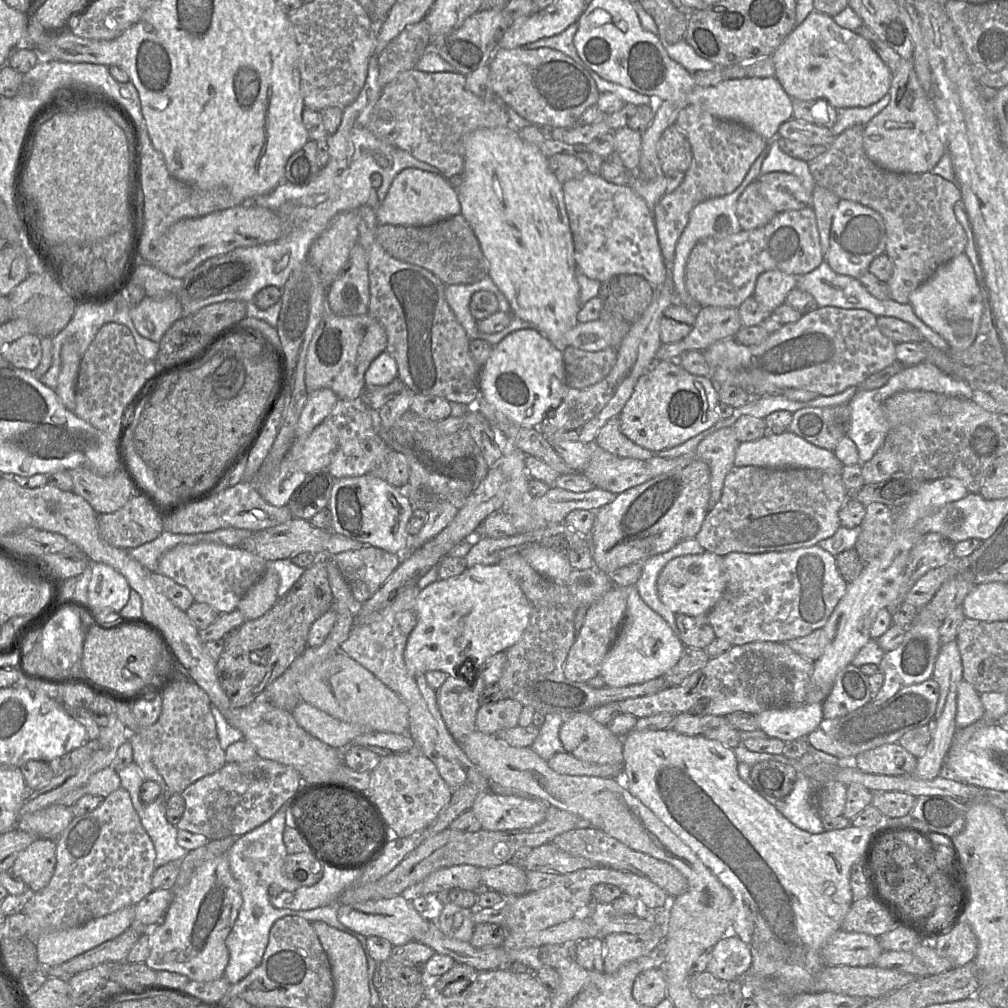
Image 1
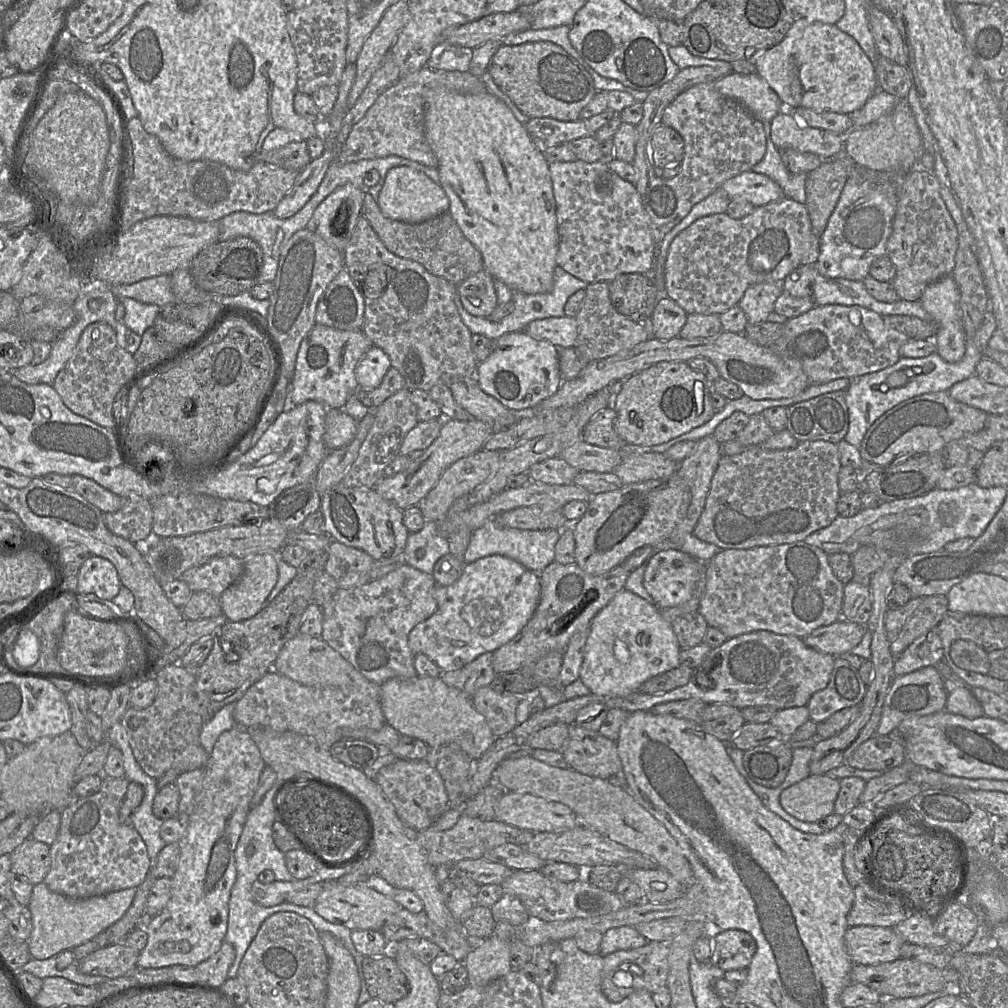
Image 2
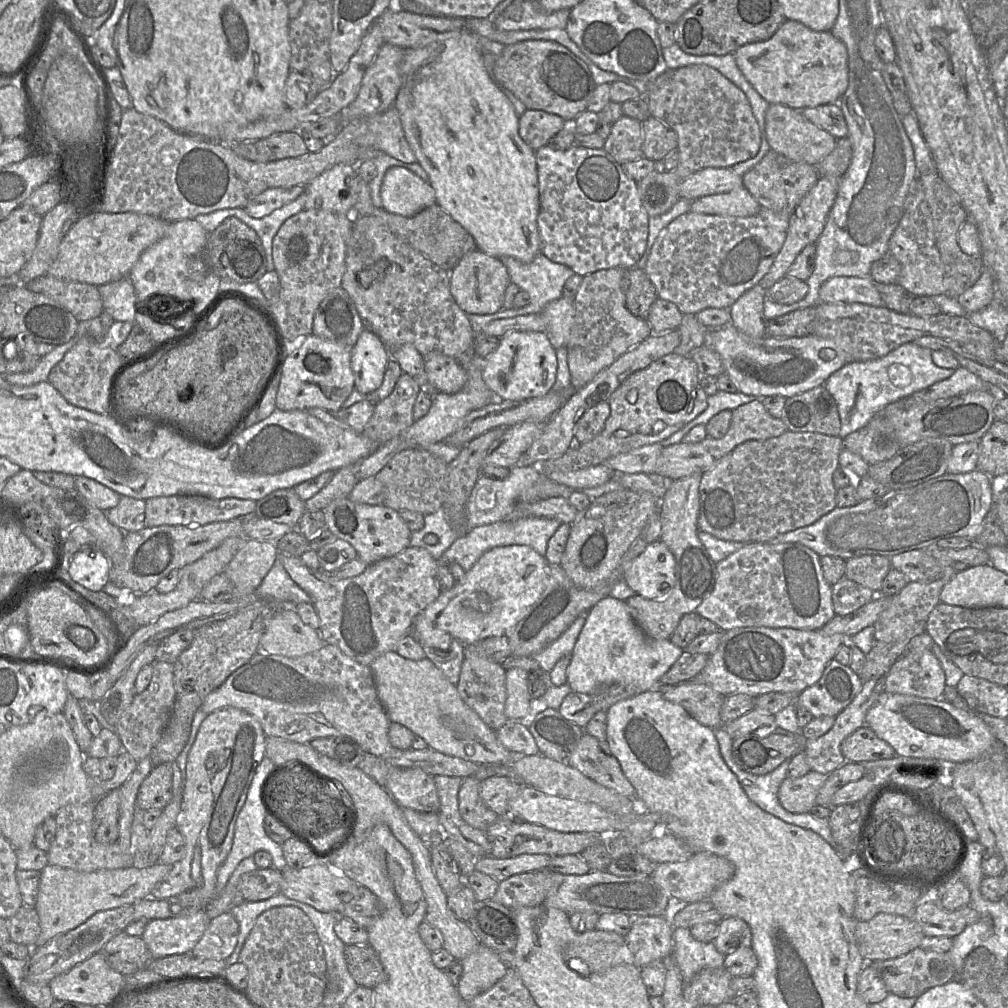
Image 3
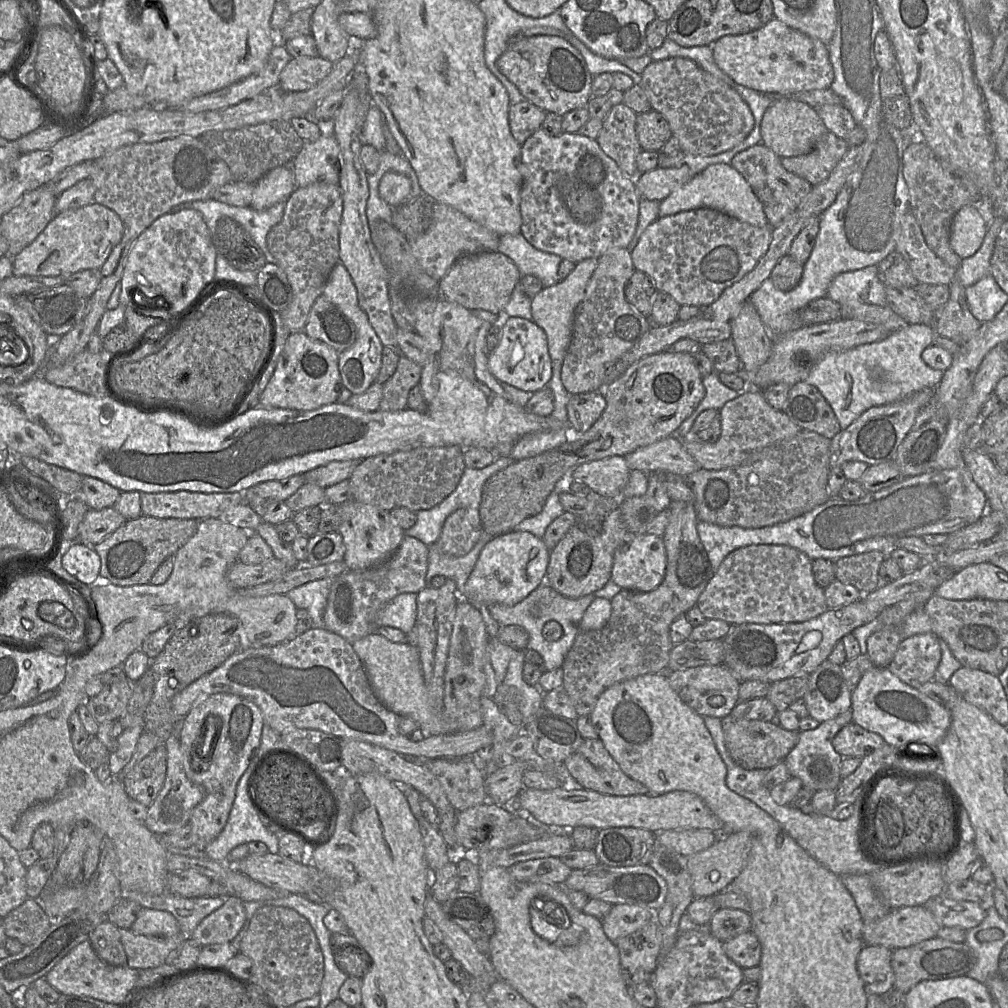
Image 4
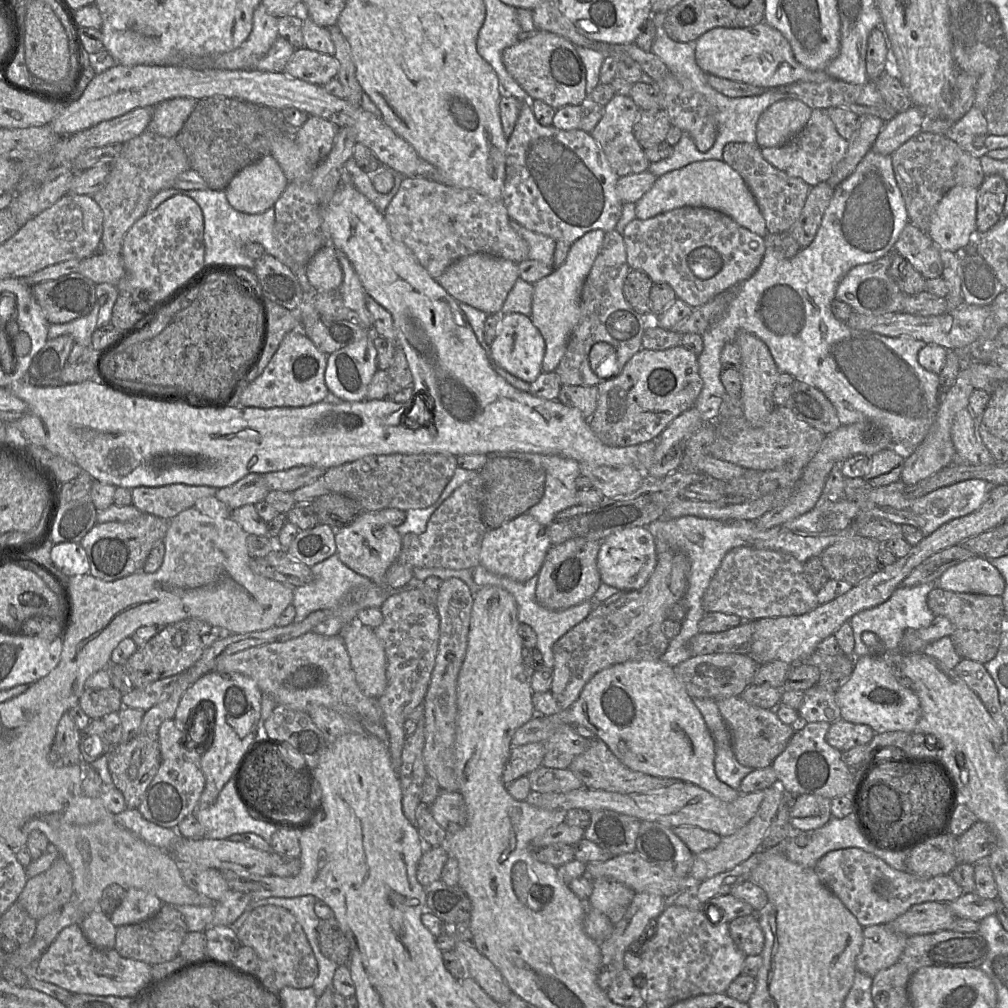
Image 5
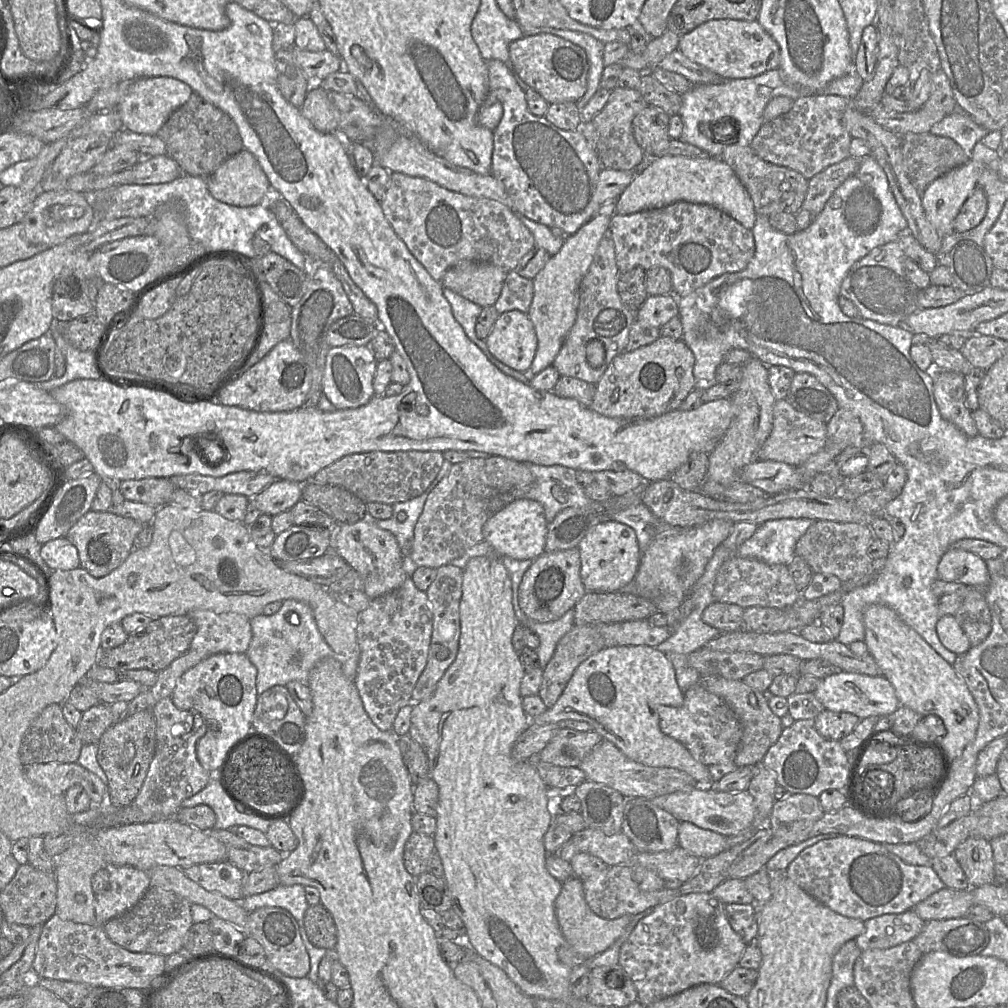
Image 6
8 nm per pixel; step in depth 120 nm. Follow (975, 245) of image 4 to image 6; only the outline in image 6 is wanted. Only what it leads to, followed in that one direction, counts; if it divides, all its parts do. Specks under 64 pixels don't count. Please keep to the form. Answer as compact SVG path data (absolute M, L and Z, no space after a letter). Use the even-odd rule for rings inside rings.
M971 158L934 180L922 194L926 216L941 237L954 232L955 218L978 186L983 170L984 165Z

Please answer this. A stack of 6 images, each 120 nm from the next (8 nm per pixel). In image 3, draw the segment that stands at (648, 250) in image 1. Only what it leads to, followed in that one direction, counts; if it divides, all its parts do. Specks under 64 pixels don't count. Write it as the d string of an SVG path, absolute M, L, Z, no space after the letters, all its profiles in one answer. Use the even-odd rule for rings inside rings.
M547 144L535 151L535 159L539 189L539 212L537 216L537 227L540 236L540 253L544 254L553 262L568 266L573 270L573 272L582 277L604 269L622 268L624 270L628 270L636 267L647 248L648 223L650 217L642 205L637 182L625 173L623 166L603 148L591 149L574 145L567 150L556 150Z

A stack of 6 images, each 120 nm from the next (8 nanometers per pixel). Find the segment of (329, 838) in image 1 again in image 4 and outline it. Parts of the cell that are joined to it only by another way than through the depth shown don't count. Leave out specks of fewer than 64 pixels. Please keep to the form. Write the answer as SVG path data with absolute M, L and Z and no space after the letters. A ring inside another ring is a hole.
M272 751L257 762L248 781L249 794L260 810L276 823L297 829L320 843L334 830L335 801L331 790L307 763Z

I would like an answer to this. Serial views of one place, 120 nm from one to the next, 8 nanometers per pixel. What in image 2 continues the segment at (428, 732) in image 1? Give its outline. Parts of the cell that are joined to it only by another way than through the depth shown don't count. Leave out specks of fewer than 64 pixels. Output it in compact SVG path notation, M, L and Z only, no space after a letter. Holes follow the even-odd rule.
M404 563L385 576L369 583L350 589L339 588L335 602L322 608L322 639L346 659L369 681L381 685L392 678L414 678L414 653L409 647L409 634L420 622L428 619L437 609L433 596L436 582L433 575Z

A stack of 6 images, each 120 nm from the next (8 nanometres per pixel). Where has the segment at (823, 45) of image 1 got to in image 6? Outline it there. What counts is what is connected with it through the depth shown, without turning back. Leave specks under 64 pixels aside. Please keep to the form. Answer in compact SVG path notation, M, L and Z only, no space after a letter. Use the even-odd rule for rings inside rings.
M706 21L681 36L677 49L691 61L716 73L724 80L755 77L778 69L780 65L779 45L757 21Z

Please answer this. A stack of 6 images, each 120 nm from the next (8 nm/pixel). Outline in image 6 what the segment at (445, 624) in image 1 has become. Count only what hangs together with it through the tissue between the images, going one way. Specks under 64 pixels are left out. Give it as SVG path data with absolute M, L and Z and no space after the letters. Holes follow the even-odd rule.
M520 498L488 517L483 527L483 538L500 556L533 561L545 552L547 531L543 506L535 500Z

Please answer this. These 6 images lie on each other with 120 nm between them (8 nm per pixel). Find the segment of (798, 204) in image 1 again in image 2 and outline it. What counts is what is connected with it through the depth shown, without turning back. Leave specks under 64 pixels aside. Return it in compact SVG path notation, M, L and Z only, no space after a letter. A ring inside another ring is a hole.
M752 171L743 172L725 181L721 189L730 199L743 198L755 207L785 197L781 187L771 178Z

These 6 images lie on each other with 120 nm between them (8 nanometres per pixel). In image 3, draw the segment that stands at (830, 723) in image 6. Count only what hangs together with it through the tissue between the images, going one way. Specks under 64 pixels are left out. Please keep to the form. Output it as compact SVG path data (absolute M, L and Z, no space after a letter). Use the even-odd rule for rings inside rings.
M866 725L843 740L841 752L846 761L855 763L891 759L896 756L895 750Z

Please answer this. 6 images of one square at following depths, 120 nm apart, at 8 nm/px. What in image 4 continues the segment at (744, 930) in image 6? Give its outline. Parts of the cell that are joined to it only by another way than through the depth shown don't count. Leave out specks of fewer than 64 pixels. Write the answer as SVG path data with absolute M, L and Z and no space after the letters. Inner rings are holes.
M751 930L724 942L723 950L742 969L760 965L761 945Z

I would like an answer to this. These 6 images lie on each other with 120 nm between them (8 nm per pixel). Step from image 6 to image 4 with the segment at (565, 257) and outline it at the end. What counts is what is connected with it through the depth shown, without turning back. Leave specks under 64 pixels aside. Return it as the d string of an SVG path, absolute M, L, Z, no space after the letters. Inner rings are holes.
M596 258L584 259L575 264L572 272L557 284L542 288L532 298L531 311L533 321L544 330L547 335L548 351L552 364L563 362L573 331L574 312L584 297L587 284L592 276L598 260Z

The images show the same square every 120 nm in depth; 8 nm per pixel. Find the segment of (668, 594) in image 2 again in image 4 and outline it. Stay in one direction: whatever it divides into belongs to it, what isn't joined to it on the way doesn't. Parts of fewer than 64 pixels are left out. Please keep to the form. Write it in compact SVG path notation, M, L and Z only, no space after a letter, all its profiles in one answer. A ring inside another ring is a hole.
M633 534L615 551L611 578L623 590L650 592L664 580L667 555L661 537L653 534Z

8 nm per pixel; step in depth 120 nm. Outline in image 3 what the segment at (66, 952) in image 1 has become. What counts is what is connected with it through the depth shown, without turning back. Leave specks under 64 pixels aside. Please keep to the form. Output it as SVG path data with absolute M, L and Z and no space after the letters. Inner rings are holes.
M160 861L144 868L101 869L78 872L47 864L40 871L40 882L35 909L40 919L41 932L36 946L42 946L53 937L68 932L84 923L97 912L132 904L150 897L154 887L172 870L173 865Z

